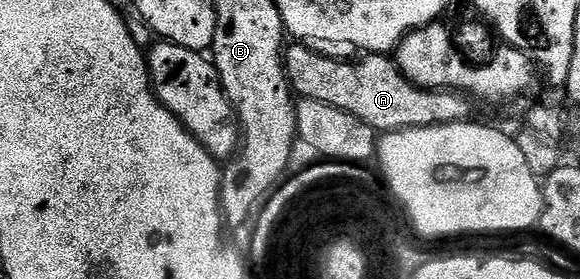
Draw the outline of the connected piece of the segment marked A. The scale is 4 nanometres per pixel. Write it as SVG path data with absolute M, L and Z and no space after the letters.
M288 45L283 52L283 71L292 91L300 99L319 101L351 113L376 132L444 126L466 122L472 117L472 103L467 95L458 90L426 90L414 86L388 55L369 54L360 57L360 62L338 62L335 58L314 54L310 45L291 45L295 46Z

